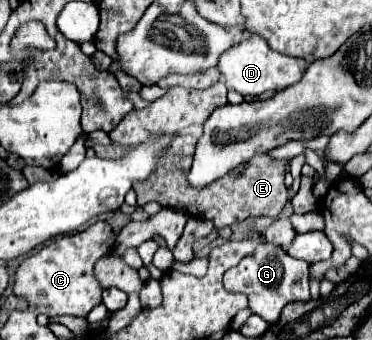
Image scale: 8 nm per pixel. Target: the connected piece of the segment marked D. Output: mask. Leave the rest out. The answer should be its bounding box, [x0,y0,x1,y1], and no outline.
[218,33,306,95]

